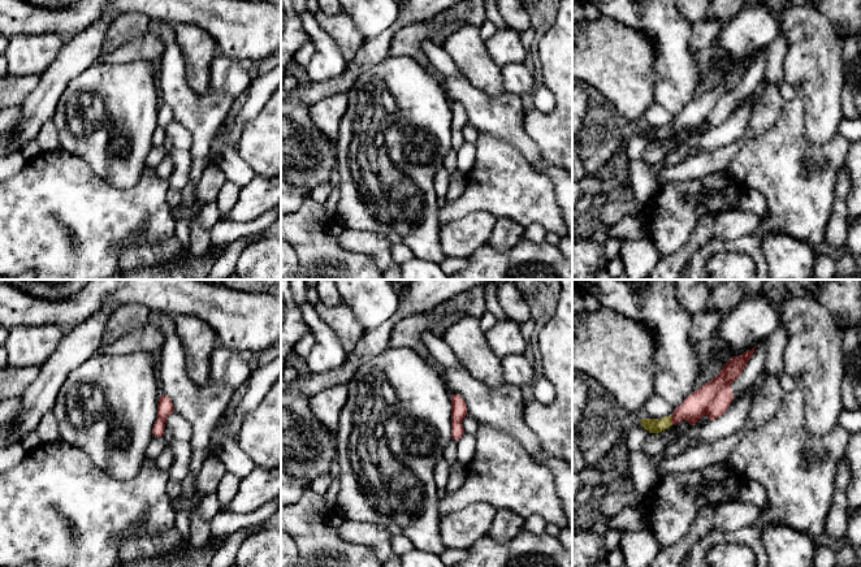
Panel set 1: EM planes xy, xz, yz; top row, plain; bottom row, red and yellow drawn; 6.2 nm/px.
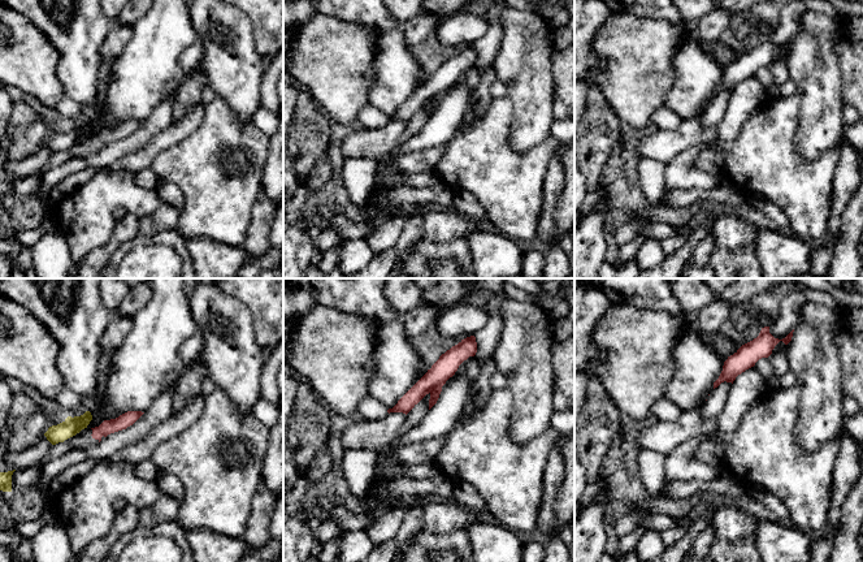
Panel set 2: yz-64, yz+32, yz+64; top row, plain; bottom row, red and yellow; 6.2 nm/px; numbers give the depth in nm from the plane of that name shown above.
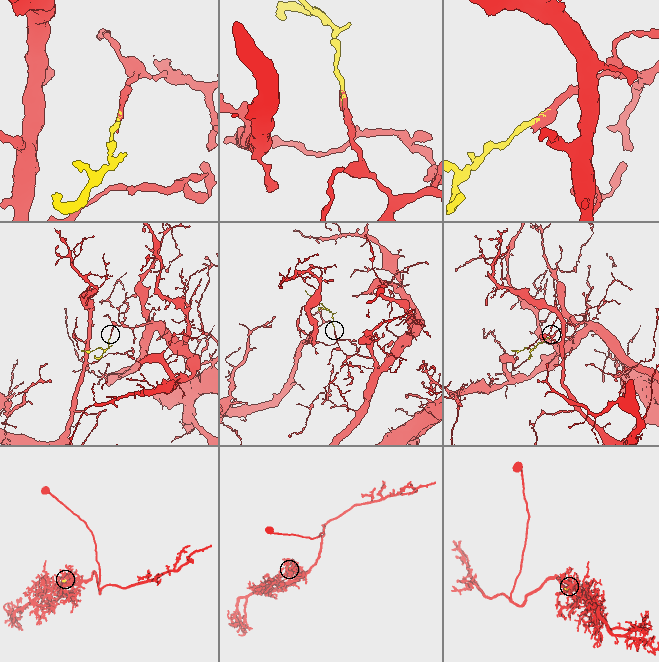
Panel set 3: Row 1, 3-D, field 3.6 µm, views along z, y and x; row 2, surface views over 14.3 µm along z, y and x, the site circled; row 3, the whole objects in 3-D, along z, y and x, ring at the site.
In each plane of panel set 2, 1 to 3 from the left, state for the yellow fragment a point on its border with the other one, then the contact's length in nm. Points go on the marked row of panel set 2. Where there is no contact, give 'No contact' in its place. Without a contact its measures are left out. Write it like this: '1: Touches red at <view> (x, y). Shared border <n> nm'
1: No contact
2: No contact
3: No contact

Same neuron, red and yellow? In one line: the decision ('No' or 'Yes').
Yes

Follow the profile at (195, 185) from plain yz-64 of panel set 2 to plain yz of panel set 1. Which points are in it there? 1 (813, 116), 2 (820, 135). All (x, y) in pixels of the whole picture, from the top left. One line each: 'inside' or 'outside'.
1: outside
2: outside

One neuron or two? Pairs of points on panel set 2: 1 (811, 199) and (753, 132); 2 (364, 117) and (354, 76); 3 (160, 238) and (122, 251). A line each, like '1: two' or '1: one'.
1: one
2: two
3: one

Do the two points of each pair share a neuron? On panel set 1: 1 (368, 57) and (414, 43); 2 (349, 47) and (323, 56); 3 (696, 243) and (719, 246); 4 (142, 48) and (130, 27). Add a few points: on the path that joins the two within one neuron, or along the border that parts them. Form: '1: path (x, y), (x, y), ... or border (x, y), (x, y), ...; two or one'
1: border (409, 26), (402, 26), (393, 37), (389, 53); two
2: border (320, 25), (347, 61); two
3: border (714, 237), (701, 246), (686, 265); two
4: border (148, 29), (109, 52); two

